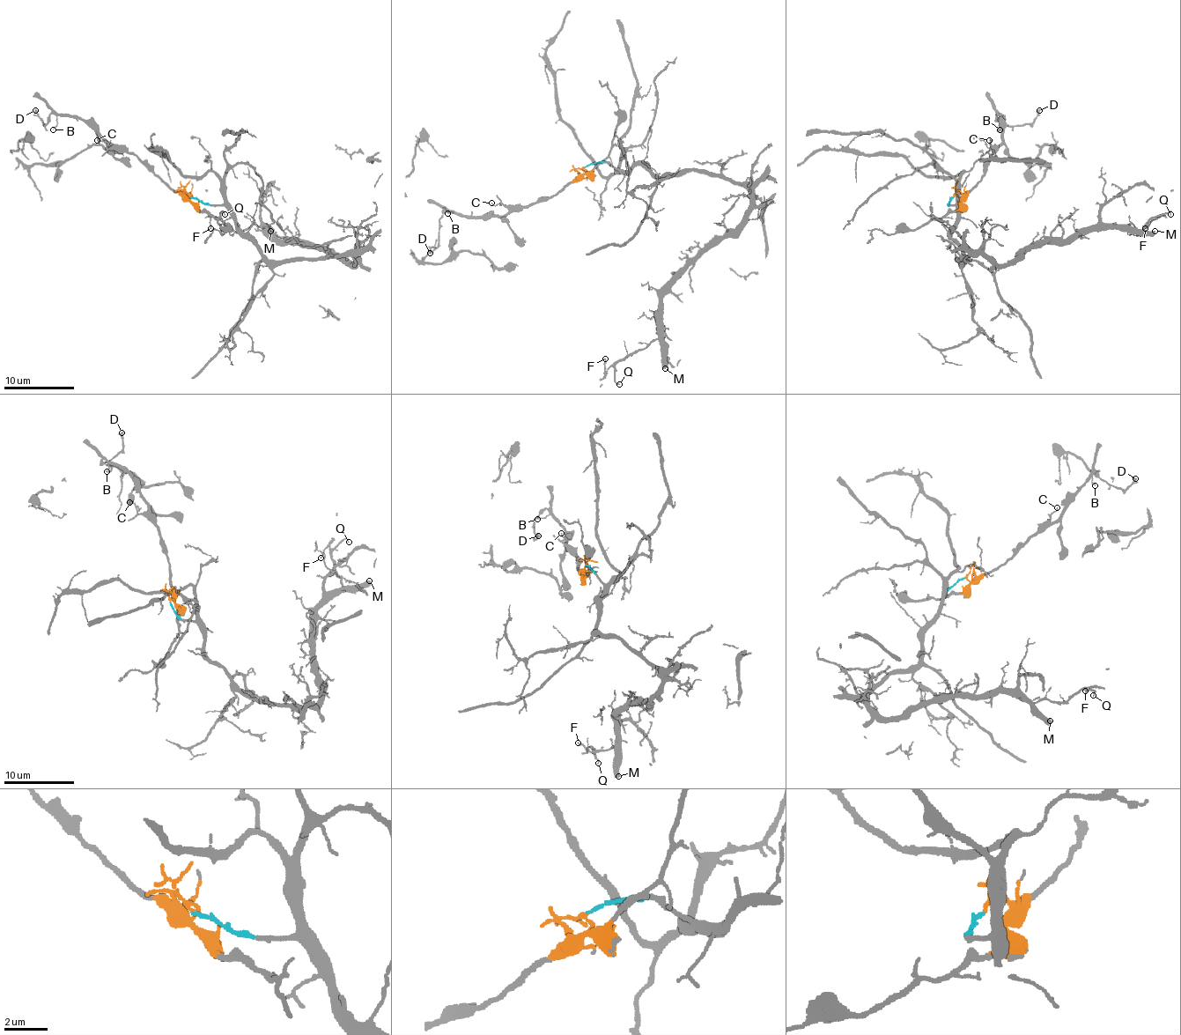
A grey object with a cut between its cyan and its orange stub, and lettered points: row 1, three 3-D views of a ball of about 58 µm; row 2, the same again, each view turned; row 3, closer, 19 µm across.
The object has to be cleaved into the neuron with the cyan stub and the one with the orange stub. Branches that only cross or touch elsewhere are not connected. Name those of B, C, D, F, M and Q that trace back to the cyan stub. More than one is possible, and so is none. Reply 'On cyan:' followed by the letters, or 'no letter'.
On cyan: F, M, Q

